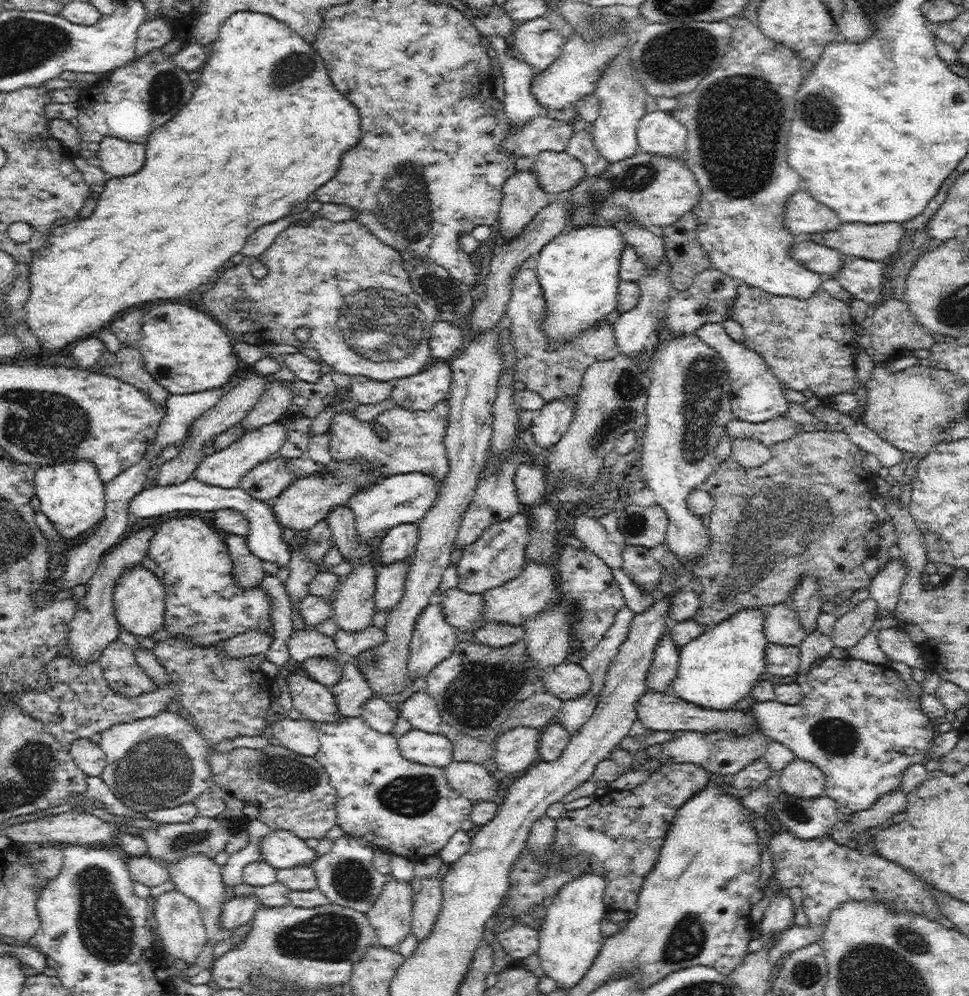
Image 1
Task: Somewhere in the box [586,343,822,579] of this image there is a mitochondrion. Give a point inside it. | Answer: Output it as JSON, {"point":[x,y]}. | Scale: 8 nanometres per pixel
{"point":[703,392]}

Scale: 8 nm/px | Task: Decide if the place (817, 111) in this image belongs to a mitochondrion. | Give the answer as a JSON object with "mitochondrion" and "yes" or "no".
{"mitochondrion":"yes"}

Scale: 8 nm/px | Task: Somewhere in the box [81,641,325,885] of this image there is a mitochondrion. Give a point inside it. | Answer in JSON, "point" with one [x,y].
{"point":[157,767]}

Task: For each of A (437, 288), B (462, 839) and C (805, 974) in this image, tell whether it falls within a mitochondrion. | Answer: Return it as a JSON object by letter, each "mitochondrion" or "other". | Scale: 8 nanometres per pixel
{"A":"mitochondrion","B":"other","C":"mitochondrion"}

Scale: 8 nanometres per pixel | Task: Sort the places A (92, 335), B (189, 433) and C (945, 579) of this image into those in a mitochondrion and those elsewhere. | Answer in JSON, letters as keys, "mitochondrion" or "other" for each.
{"A":"other","B":"other","C":"other"}

